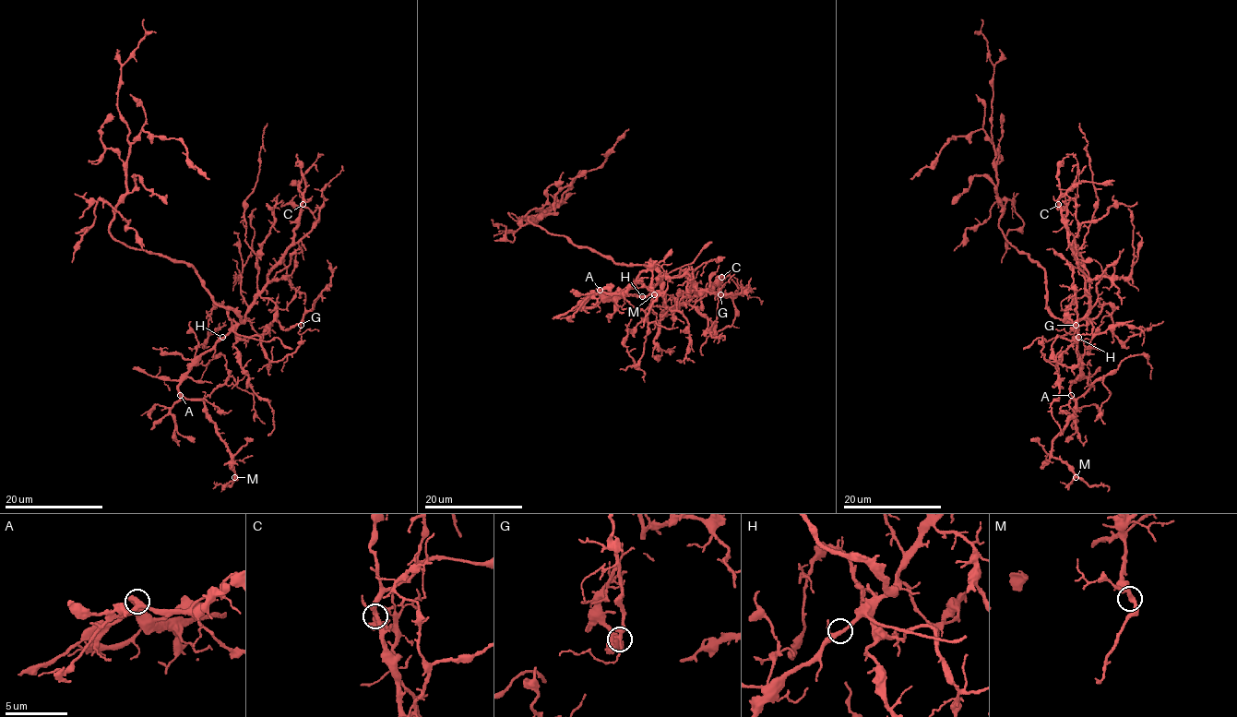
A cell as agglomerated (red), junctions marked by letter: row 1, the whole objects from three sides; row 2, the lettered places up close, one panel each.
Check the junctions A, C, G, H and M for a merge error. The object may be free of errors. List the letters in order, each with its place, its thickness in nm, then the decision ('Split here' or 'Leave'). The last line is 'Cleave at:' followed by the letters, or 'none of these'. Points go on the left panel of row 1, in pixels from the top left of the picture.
A: Place: (180, 395). Thickness 280 nm. Leave
C: Place: (303, 204). Thickness 300 nm. Leave
G: Place: (301, 325). Thickness 260 nm. Leave
H: Place: (222, 337). Thickness 280 nm. Leave
M: Place: (234, 477). Thickness 320 nm. Leave
Cleave at: none of these

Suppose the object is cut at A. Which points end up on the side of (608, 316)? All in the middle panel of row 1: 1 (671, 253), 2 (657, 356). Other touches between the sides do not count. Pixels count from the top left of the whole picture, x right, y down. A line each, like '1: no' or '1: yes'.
1: no
2: yes

